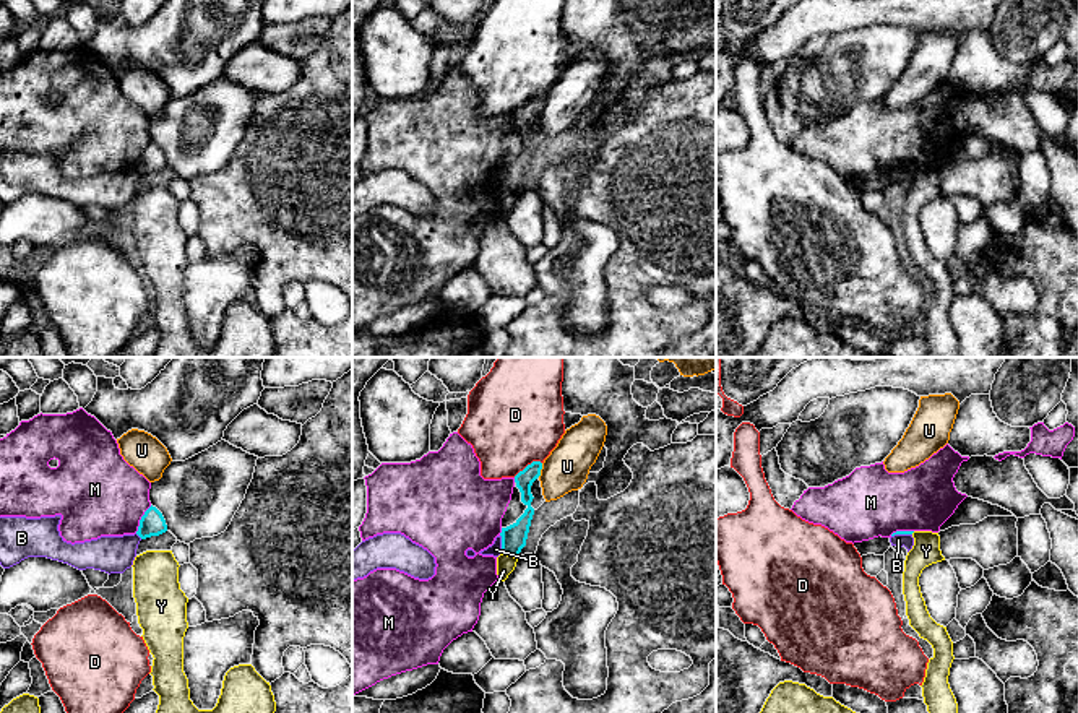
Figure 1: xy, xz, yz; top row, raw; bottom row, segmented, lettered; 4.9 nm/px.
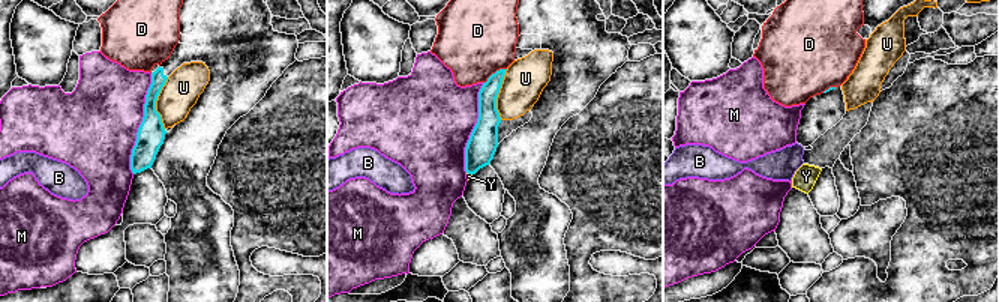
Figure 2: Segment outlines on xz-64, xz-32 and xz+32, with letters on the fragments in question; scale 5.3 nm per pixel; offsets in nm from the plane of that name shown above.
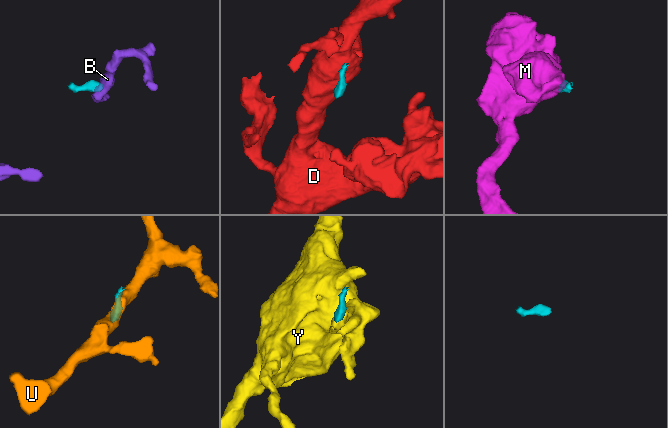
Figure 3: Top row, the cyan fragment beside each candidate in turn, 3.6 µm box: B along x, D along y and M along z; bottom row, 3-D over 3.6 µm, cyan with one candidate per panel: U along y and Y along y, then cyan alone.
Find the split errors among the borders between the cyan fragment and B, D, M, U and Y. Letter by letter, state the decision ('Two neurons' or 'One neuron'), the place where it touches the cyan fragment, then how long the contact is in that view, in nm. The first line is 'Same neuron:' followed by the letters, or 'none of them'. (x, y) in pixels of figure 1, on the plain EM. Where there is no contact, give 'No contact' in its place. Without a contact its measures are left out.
Same neuron: none of them
B: Two neurons. Touches cyan at xz (502, 181). Shared border 100 nm
D: Two neurons. Touches cyan at xz (528, 101). Shared border 160 nm
M: Two neurons. Touches cyan at xy (142, 155). Shared border 160 nm
U: Two neurons. Touches cyan at xz (541, 104). Shared border 80 nm
Y: Two neurons. Touches cyan at xz (510, 190). Shared border 80 nm

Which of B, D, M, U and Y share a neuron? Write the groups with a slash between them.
B / D / M / U / Y

